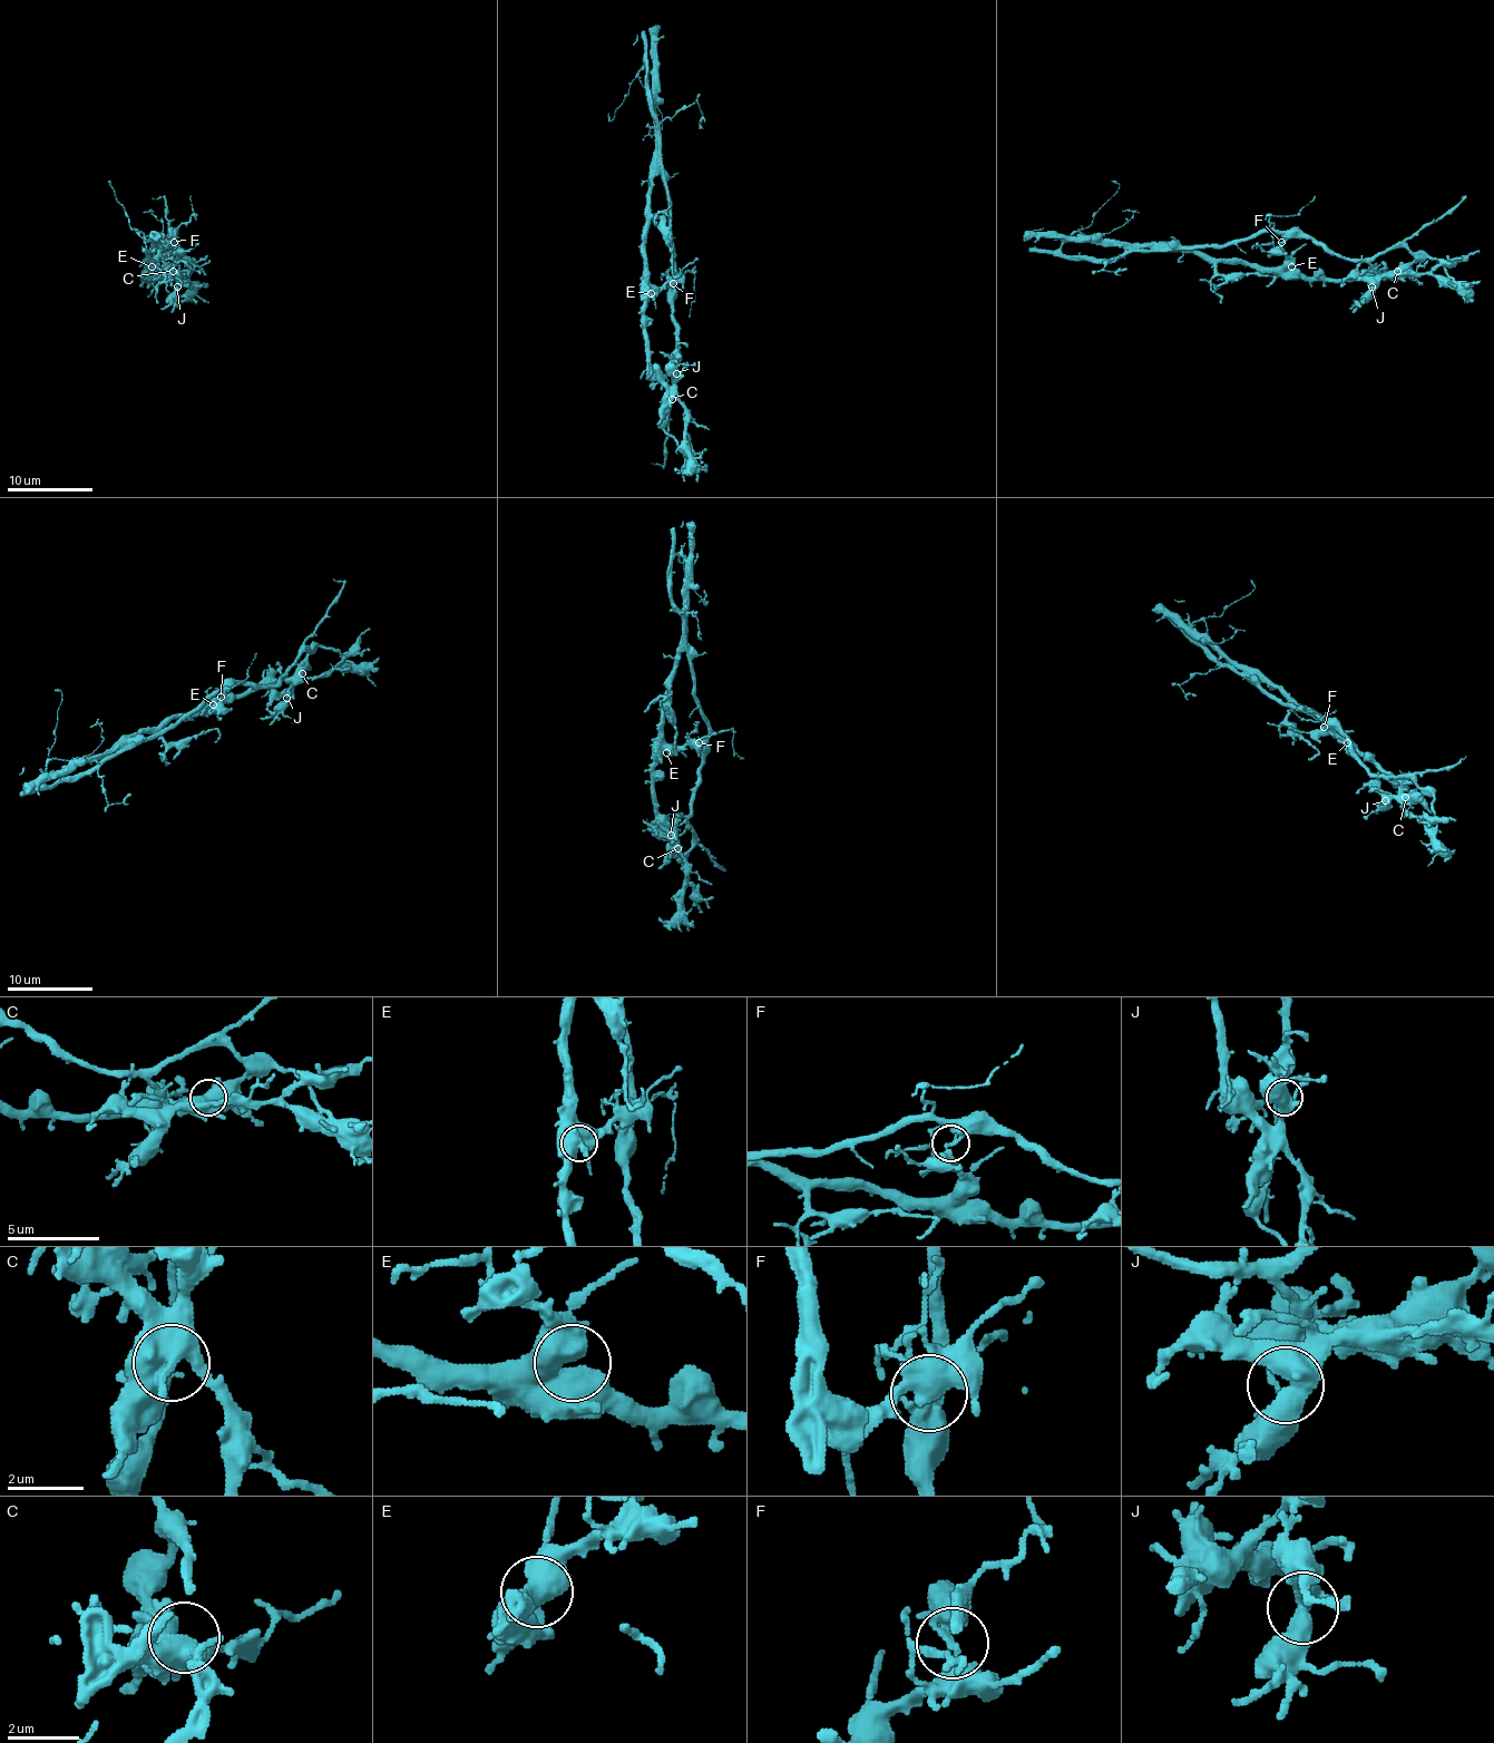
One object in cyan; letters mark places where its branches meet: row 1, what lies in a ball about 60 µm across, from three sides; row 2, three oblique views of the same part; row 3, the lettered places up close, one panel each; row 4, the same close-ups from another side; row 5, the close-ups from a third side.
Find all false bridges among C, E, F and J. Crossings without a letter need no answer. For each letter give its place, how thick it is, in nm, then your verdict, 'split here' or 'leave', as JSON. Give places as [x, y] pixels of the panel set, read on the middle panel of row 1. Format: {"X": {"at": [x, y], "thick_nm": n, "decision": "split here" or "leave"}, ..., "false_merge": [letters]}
{"C": {"at": [672, 399], "thick_nm": 500, "decision": "leave"}, "E": {"at": [651, 293], "thick_nm": 550, "decision": "leave"}, "F": {"at": [673, 283], "thick_nm": 280, "decision": "split here"}, "J": {"at": [676, 373], "thick_nm": 550, "decision": "leave"}, "false_merge": ["F"]}

